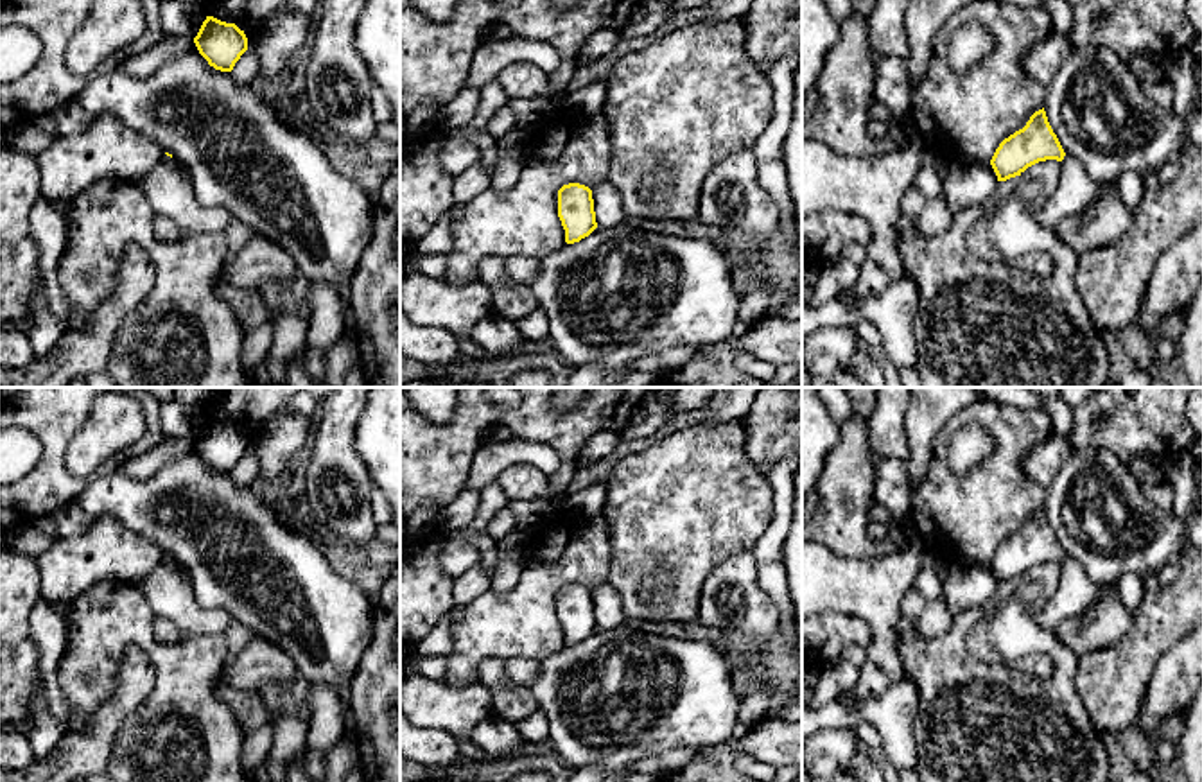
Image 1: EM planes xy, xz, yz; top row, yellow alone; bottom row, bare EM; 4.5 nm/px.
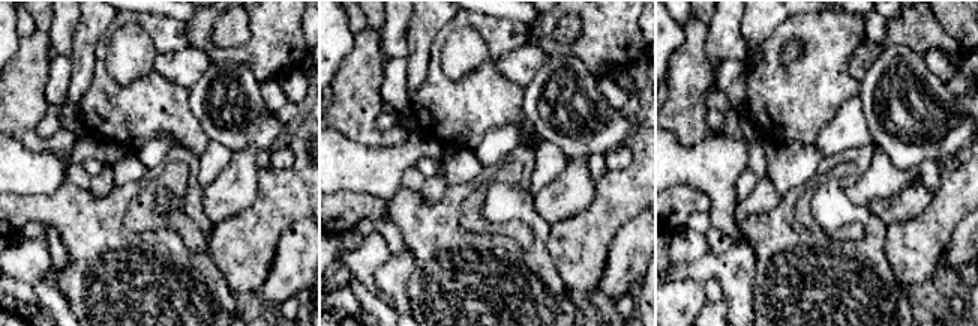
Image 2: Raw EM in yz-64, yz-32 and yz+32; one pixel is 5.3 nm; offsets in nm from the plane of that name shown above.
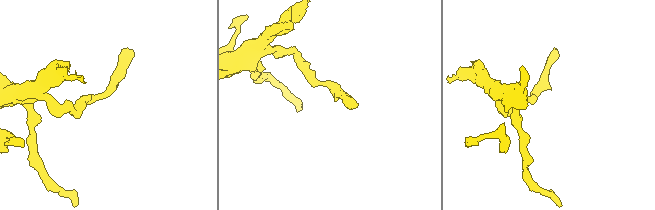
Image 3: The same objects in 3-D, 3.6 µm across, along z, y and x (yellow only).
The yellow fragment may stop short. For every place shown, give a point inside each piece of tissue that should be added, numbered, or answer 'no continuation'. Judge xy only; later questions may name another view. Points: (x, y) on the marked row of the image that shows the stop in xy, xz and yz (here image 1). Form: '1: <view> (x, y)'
no continuation

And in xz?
no continuation

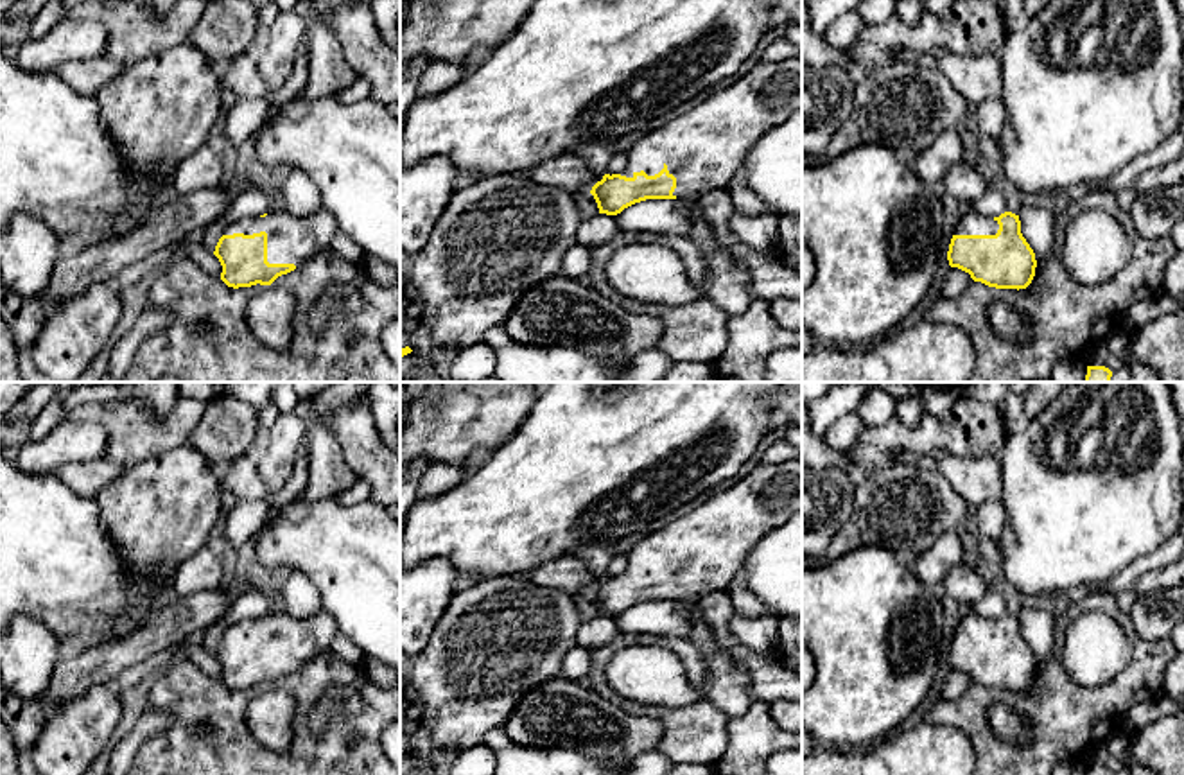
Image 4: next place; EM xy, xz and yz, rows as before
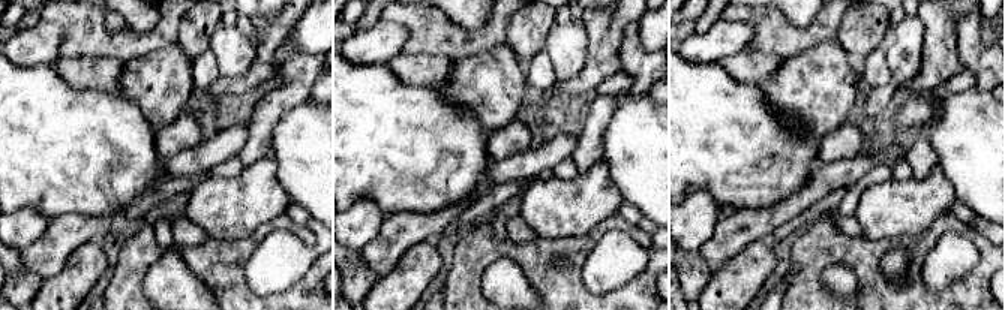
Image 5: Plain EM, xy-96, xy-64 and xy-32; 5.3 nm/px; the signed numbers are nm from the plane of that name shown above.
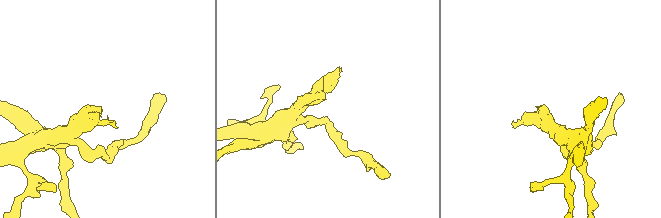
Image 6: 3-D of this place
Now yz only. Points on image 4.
1: yz (973, 223)

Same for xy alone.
1: xy (291, 239)

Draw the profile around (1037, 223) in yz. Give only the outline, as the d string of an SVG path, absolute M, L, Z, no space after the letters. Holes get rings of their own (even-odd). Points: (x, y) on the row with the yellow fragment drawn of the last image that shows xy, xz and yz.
M1026 203L1017 215L1021 233L1033 249L1037 264L1044 262L1053 249L1055 213L1044 205Z

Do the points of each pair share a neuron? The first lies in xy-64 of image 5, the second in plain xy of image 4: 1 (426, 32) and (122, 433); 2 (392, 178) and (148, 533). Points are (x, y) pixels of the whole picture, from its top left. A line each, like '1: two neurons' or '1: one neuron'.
1: one neuron
2: two neurons

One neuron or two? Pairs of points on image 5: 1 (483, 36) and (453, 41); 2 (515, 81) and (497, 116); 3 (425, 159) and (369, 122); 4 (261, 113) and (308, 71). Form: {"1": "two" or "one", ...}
{"1": "one", "2": "one", "3": "one", "4": "one"}

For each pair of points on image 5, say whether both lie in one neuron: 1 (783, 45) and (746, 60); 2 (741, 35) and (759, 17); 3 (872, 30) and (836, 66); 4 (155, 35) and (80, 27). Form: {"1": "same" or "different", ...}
{"1": "different", "2": "different", "3": "different", "4": "same"}

